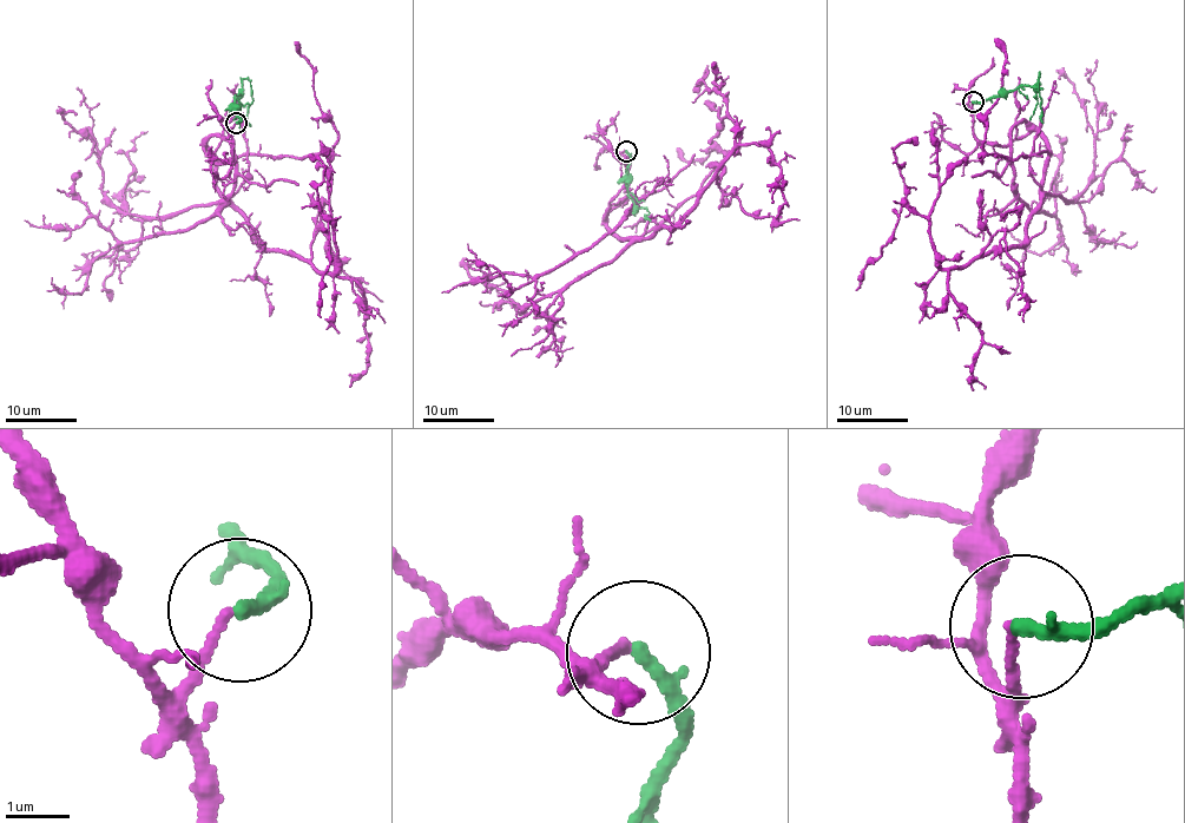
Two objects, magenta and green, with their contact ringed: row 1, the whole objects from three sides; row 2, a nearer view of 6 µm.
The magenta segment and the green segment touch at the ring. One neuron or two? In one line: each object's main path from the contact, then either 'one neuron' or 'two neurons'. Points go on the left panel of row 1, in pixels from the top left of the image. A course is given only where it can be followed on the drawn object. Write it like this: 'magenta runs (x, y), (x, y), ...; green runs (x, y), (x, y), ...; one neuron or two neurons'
magenta runs (236, 123), (231, 159), (204, 151), (256, 242), (331, 275), (334, 226), (320, 317); green runs (236, 123), (239, 118), (234, 111), (234, 99), (245, 78), (252, 101), (245, 120), (251, 126); two neurons

